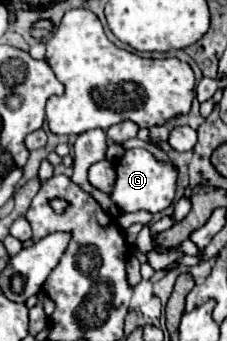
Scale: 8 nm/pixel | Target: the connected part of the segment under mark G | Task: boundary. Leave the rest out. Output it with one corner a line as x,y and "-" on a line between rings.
132,148
126,150
124,156
114,162
116,170
116,182
112,188
112,202
122,210
122,212
138,212
146,210
150,214
166,210
176,196
176,182
178,182
178,170
172,162
160,162
154,158
152,152
146,148

